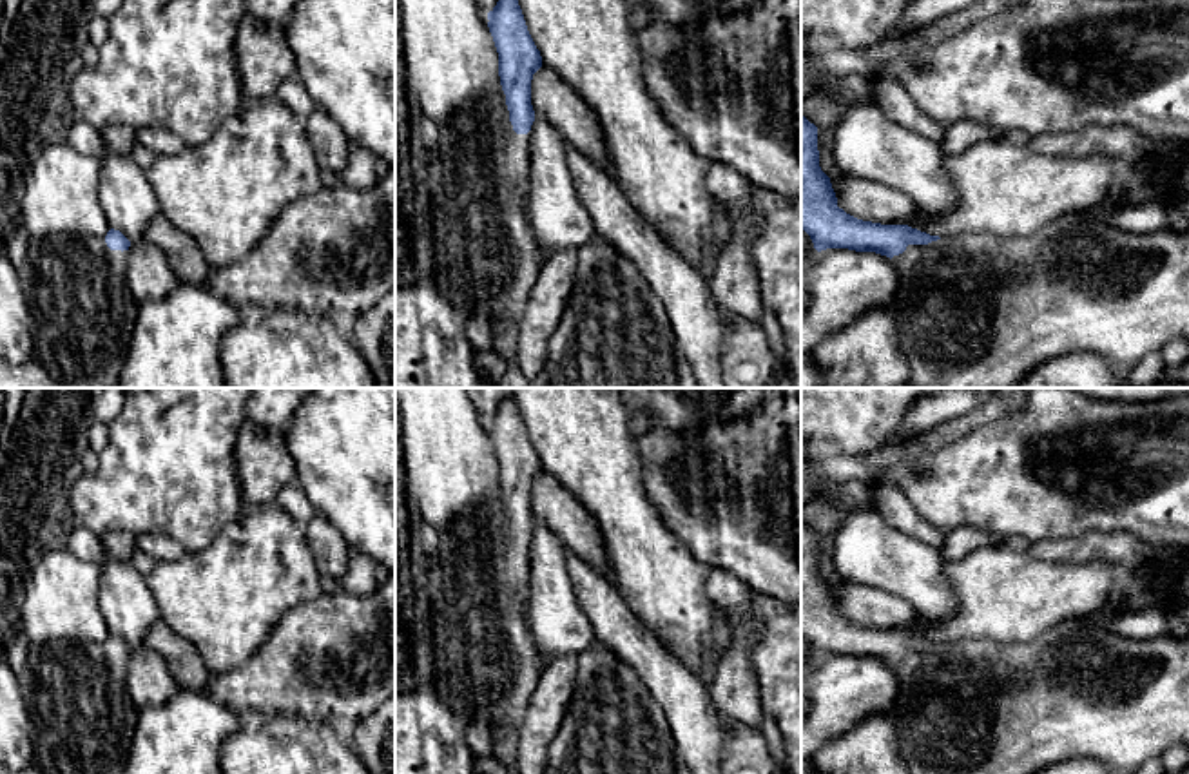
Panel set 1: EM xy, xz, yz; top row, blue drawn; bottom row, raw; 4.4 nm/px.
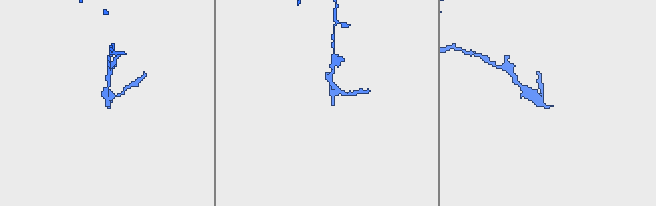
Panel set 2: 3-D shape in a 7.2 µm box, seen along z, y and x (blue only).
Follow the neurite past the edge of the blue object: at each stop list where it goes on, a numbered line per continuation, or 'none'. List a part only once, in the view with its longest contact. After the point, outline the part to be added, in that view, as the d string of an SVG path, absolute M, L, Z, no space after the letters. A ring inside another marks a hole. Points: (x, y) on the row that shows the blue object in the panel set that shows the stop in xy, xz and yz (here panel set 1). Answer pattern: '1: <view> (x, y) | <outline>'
1: yz (979, 310) | M1062 216L1026 236L997 236L990 232L942 236L928 245L908 245L892 257L899 272L899 288L888 305L897 323L901 350L910 364L910 388L1011 388L1040 363L1073 352L1102 357L1124 381L1149 352L1156 352L1173 339L1189 339L1189 234L1160 230L1153 234L1133 234L1120 230L1091 216Z

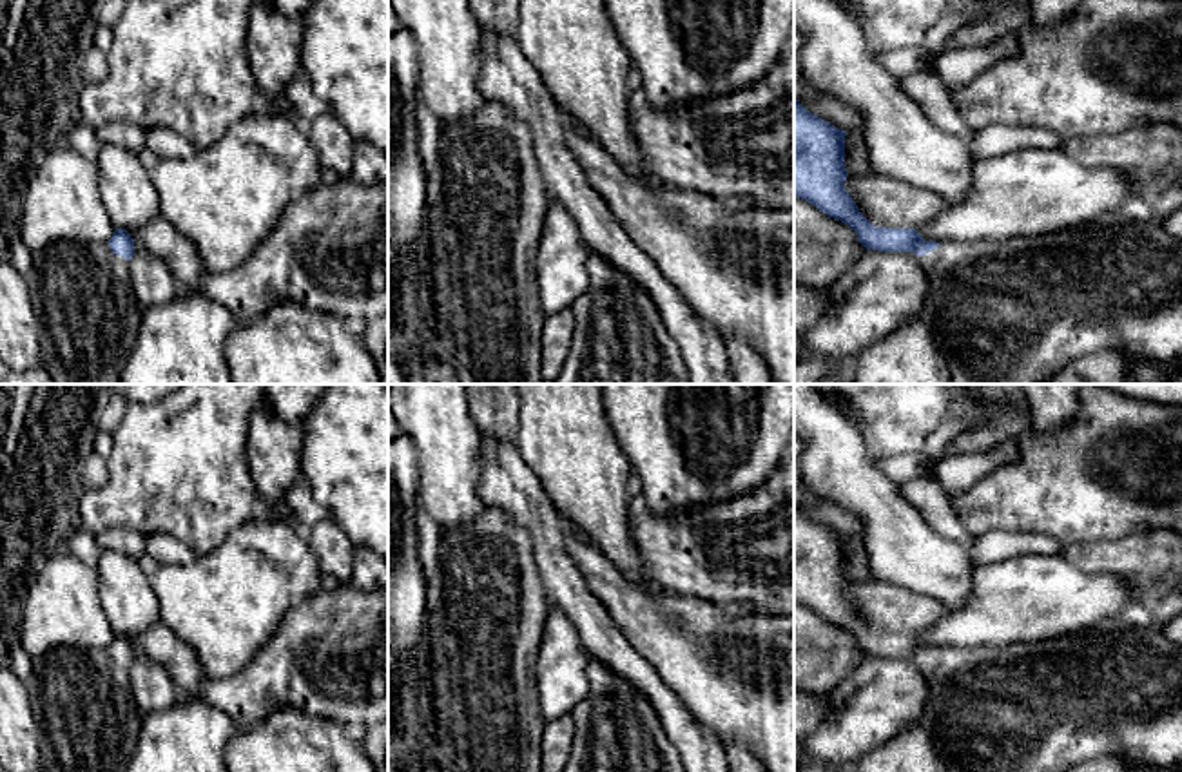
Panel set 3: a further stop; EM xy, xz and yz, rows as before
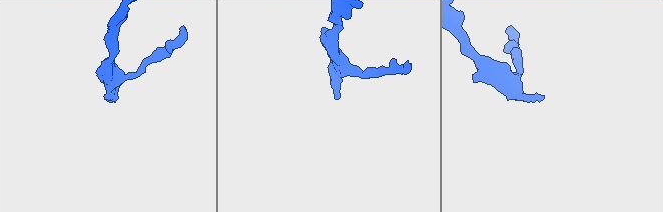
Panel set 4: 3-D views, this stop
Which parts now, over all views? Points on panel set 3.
1: xy (87, 308) | M56 241L36 254L33 254L33 288L34 301L40 314L42 323L42 337L40 337L40 366L53 377L56 384L120 384L123 368L132 353L143 317L143 306L138 303L131 285L129 261L118 254L114 254L109 246L109 241Z

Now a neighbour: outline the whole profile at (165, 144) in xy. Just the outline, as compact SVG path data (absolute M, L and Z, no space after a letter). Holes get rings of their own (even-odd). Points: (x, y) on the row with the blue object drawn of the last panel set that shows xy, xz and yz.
M163 127L147 130L145 147L160 159L187 159L196 152L194 145L185 136Z

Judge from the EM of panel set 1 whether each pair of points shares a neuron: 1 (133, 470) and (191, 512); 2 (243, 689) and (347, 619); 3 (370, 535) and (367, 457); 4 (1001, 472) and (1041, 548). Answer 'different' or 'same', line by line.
1: same
2: same
3: same
4: different

